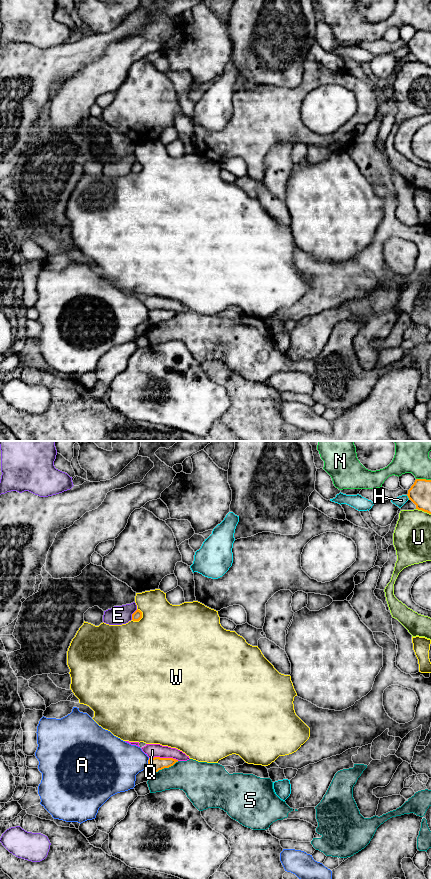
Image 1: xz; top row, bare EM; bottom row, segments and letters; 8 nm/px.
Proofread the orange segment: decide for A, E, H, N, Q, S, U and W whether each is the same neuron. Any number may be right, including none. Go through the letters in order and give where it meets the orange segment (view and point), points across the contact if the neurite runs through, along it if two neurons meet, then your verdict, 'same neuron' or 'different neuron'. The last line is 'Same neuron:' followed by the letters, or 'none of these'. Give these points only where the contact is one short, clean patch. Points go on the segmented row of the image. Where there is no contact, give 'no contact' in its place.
A: meets orange in xz at (148, 763); different neuron
E: meets orange in xz at (132, 614); different neuron
H: meets orange in xz at (408, 497); different neuron
N: meets orange in xz at (423, 479); border along xz (416, 478), (430, 480); different neuron
Q: meets orange in xz at (164, 758); border along xz (149, 757), (172, 757), (178, 760); different neuron
S: meets orange in xz at (165, 767); different neuron
U: meets orange in xz at (423, 510); different neuron
W: meets orange in xz at (141, 617); different neuron
Same neuron: none of these

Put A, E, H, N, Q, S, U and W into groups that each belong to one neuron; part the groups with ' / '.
A / E Q / H / N / S / U / W

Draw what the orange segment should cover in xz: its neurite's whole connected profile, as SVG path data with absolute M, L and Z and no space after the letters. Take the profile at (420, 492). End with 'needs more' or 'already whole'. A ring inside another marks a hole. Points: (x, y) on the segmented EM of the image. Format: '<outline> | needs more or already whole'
M416 479L407 496L416 509L431 514L431 480Z | already whole

